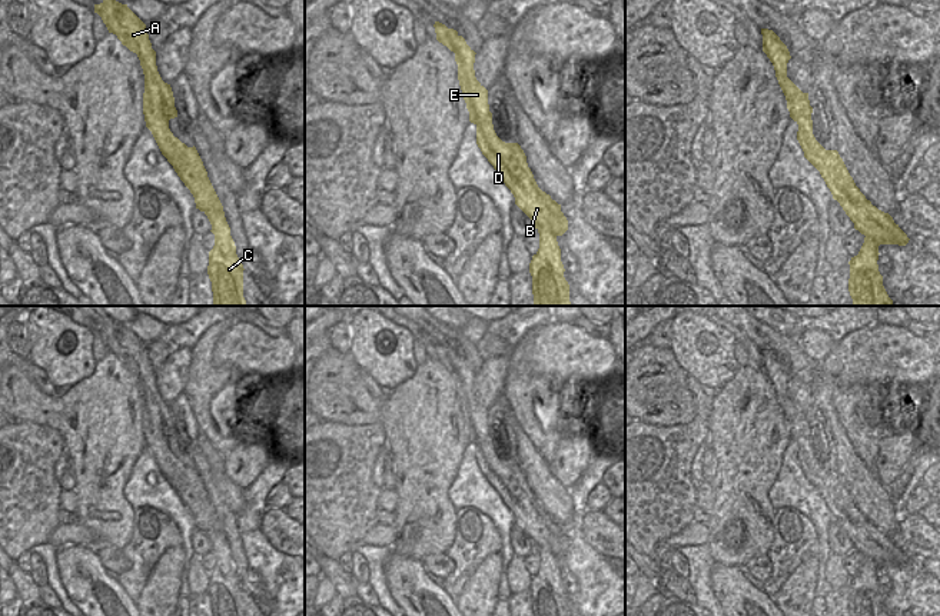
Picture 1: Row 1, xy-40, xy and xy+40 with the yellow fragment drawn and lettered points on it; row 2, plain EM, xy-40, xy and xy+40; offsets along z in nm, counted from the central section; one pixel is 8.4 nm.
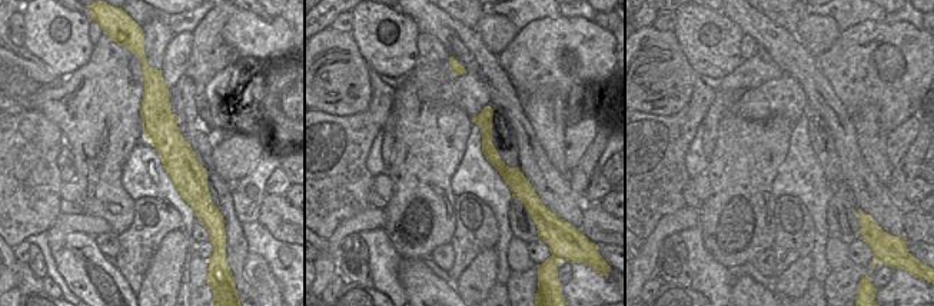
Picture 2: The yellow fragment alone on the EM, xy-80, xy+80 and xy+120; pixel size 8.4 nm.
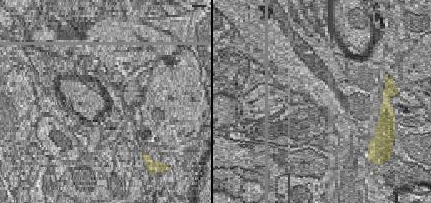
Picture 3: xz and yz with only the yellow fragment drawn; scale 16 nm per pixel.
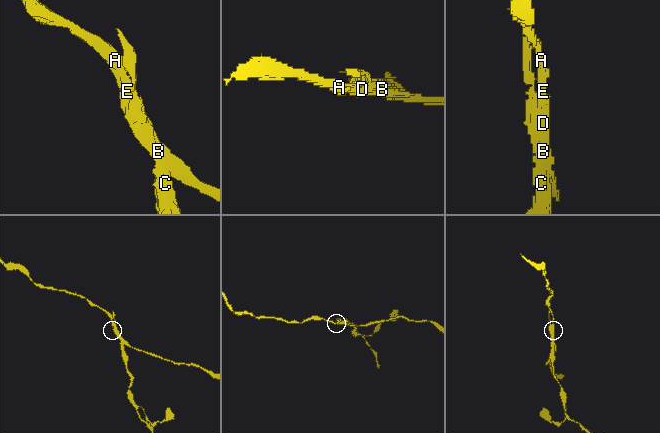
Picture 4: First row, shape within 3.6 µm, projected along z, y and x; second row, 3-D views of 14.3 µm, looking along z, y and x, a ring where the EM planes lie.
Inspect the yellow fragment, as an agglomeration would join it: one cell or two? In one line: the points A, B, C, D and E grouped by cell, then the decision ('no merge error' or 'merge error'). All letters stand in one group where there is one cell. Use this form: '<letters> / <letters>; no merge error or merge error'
A B D E / C; merge error

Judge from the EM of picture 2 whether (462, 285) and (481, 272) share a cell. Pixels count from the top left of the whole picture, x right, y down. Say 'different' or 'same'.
same

